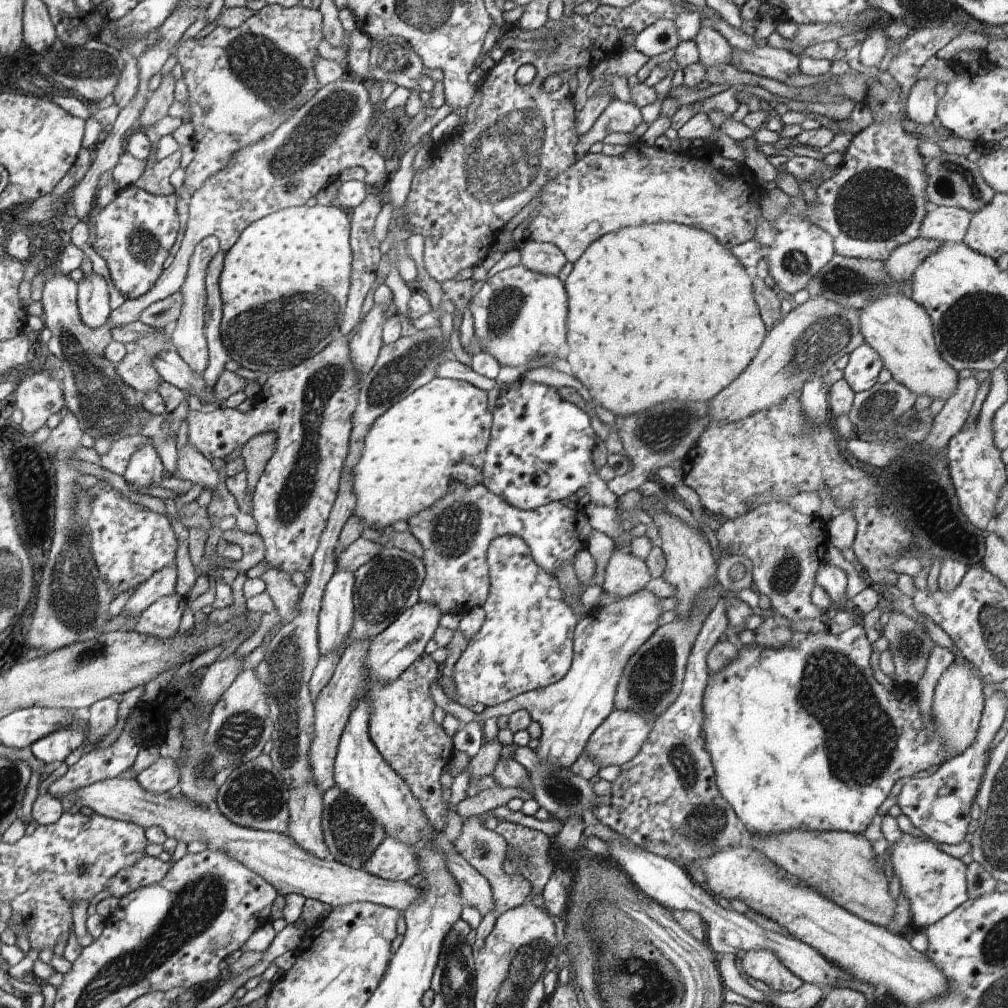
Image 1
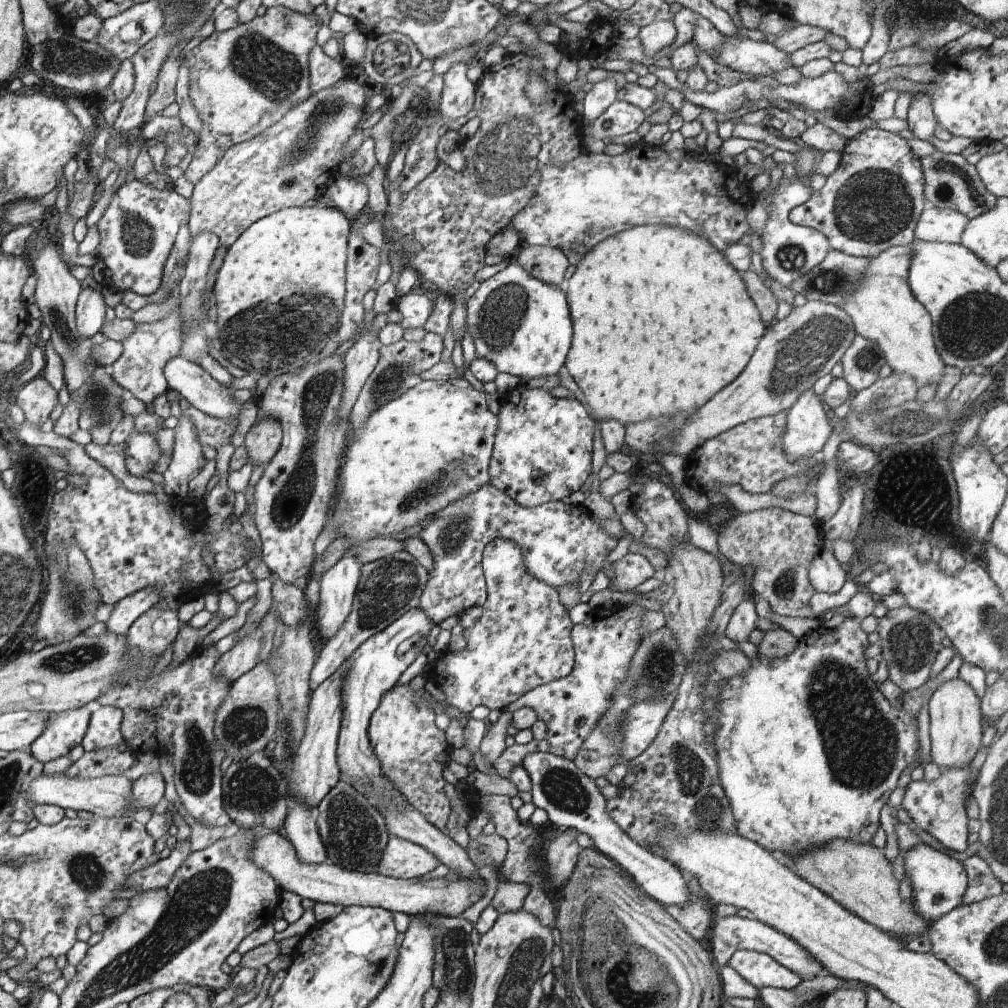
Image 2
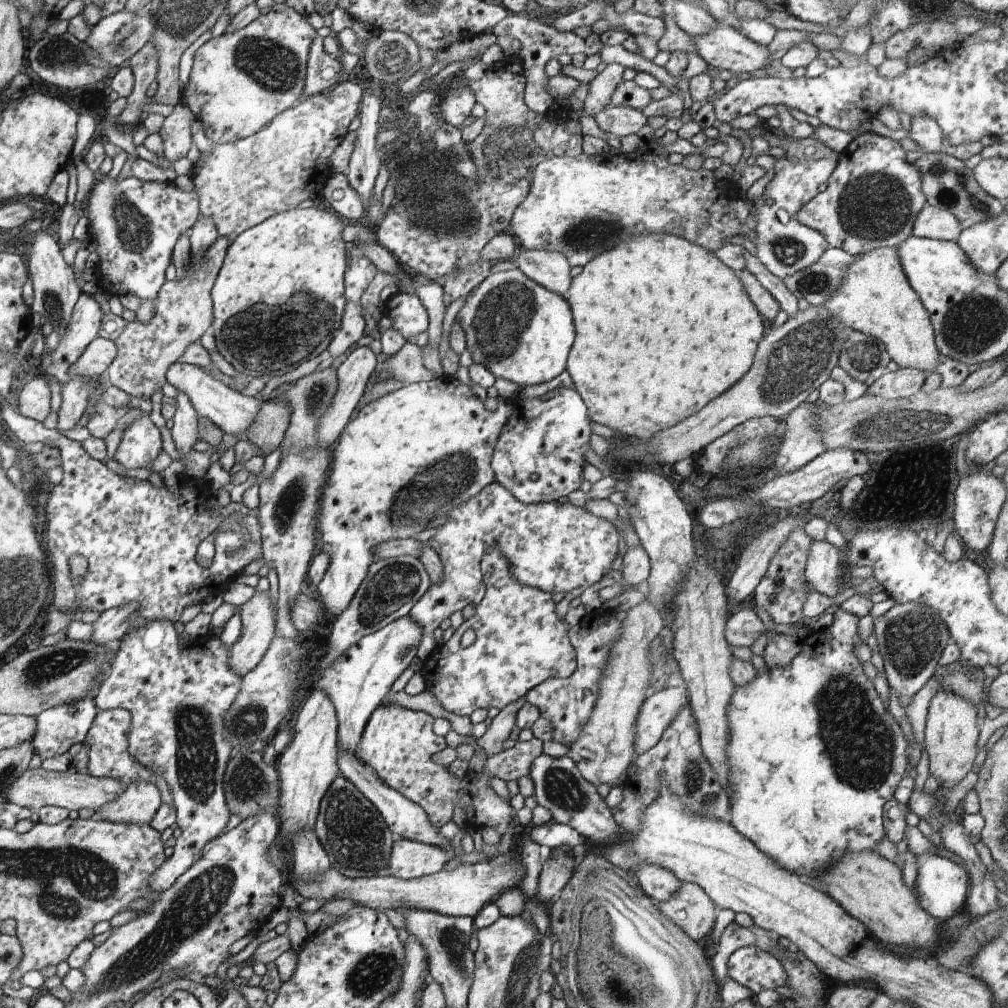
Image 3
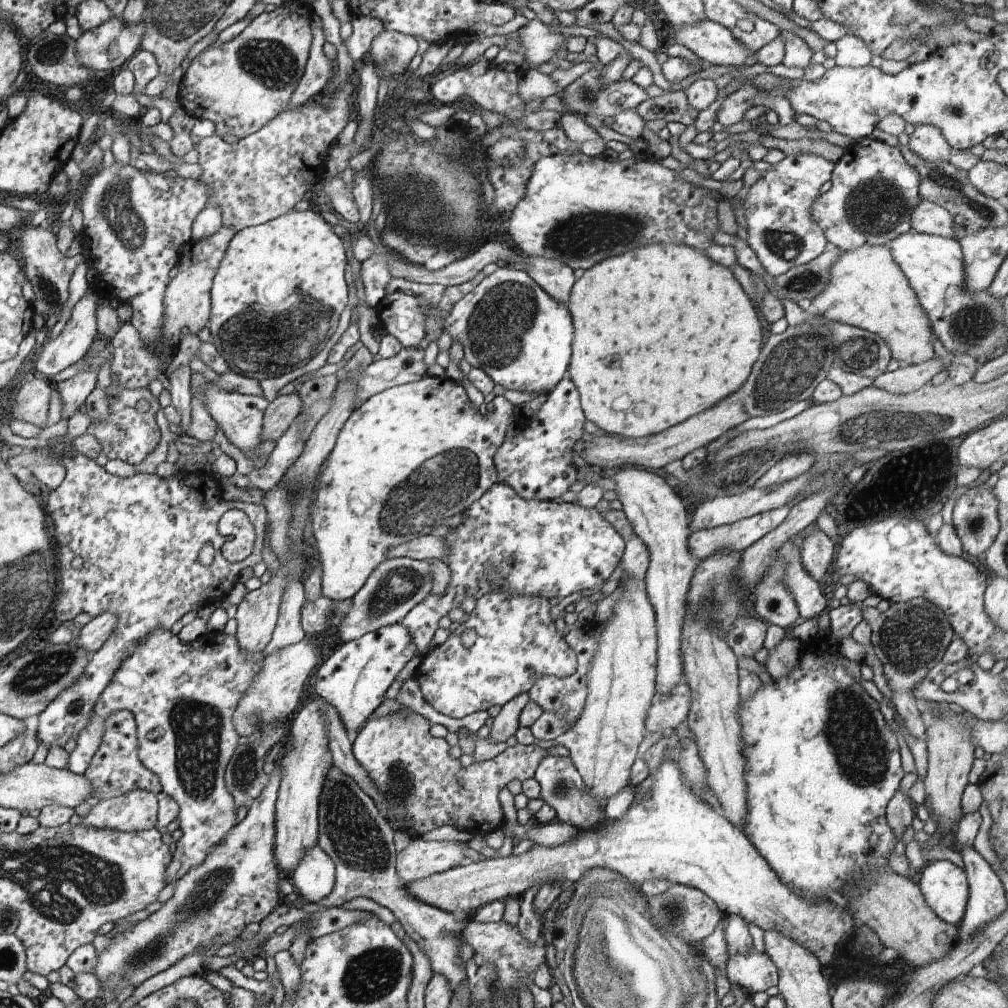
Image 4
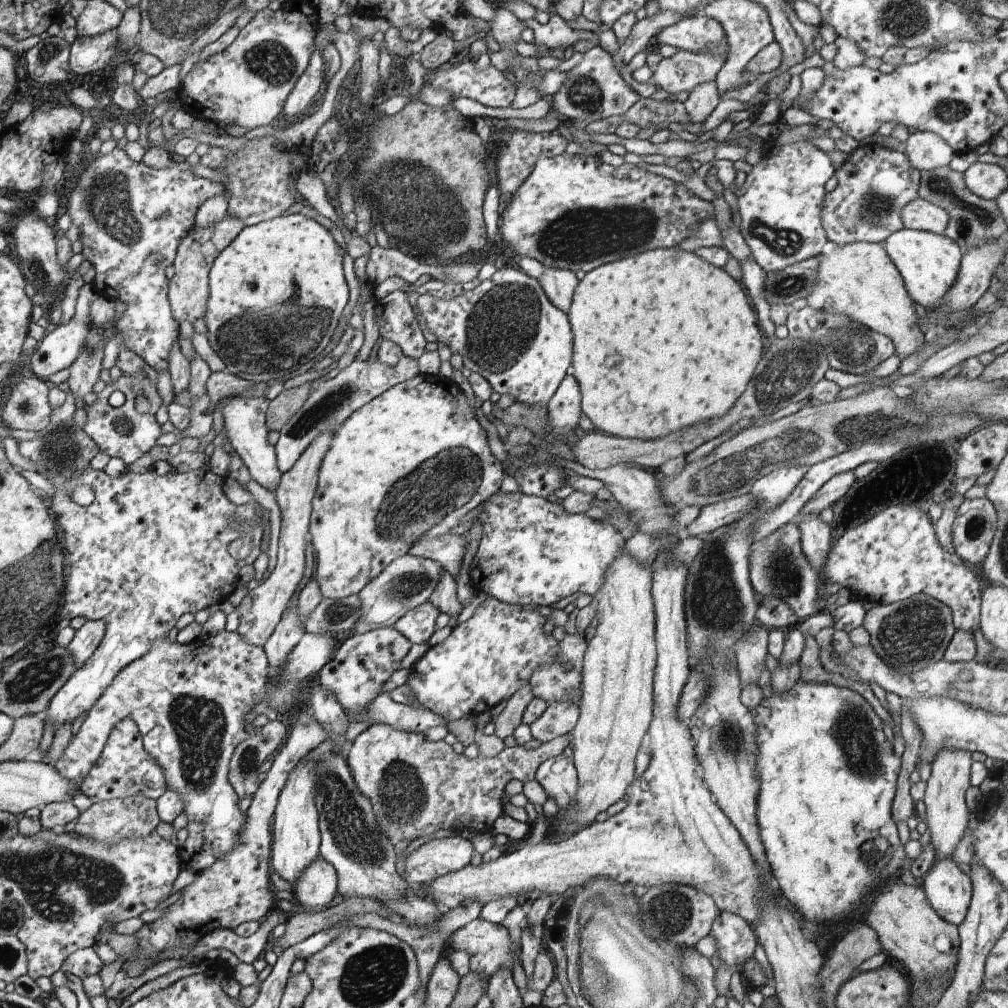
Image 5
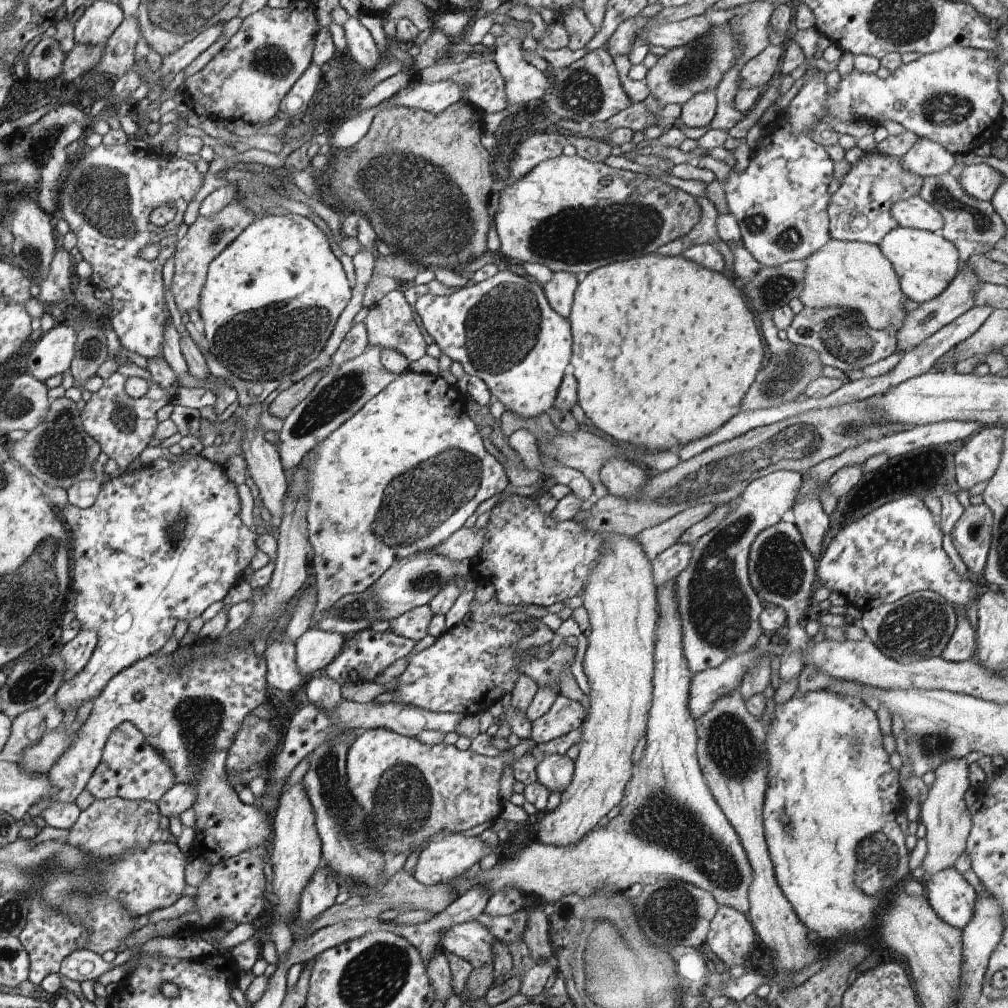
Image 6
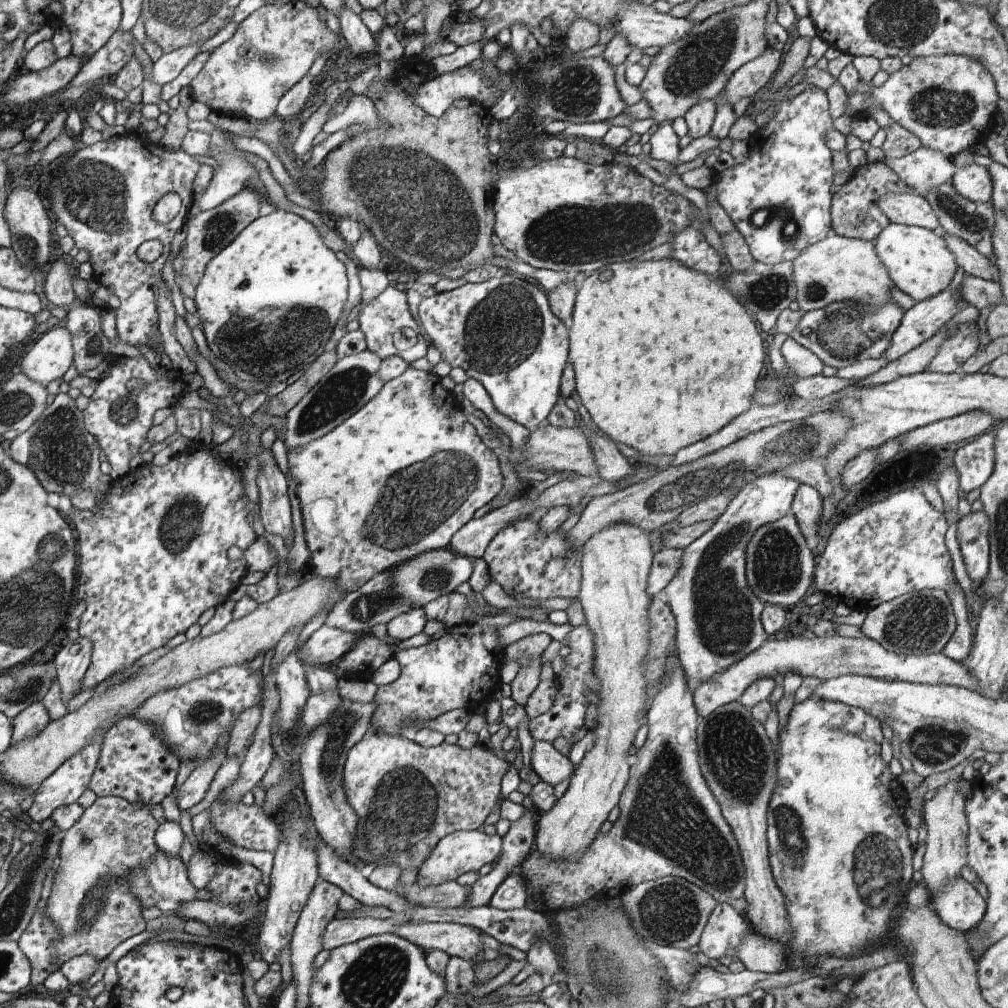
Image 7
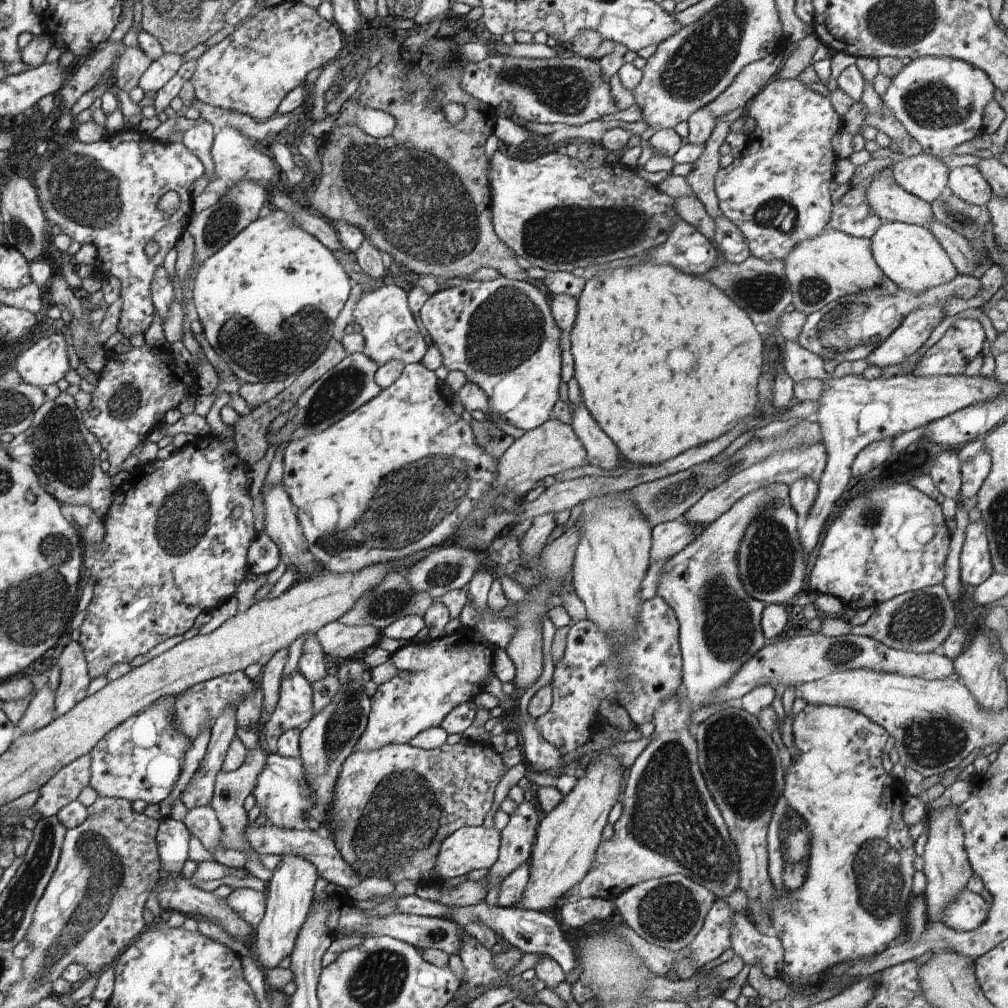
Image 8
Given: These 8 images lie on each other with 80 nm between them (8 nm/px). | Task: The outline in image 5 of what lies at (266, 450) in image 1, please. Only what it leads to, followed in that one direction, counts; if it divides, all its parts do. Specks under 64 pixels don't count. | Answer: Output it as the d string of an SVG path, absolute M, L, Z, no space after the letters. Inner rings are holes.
M306 385L284 389L270 401L266 413L266 426L269 431L279 431L306 402L311 390Z

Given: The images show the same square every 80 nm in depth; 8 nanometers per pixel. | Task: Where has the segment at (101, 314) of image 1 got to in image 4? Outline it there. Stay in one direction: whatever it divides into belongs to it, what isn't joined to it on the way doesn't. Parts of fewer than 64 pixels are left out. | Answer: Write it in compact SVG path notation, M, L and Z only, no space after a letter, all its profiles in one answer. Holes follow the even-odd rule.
M88 288L84 296L74 306L70 319L60 335L54 338L54 340L49 338L44 345L37 349L33 359L36 364L37 374L40 377L52 382L52 378L66 370L69 366L77 363L89 352L91 345L96 341L96 337L99 336L97 330L96 309L98 305L96 304L96 295L96 290Z

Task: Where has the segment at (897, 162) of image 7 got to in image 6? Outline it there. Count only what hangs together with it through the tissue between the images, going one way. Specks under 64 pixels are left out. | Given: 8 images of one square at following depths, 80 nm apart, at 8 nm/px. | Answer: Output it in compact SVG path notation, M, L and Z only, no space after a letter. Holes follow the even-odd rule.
M919 138L901 159L906 170L922 178L948 174L955 164L955 156L944 145L923 138Z

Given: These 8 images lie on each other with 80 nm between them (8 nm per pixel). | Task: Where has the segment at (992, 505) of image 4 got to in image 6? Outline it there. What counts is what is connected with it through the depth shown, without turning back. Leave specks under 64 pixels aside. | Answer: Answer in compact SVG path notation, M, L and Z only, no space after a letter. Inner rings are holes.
M984 502L970 504L963 510L951 531L954 548L968 571L979 574L986 566L994 518Z

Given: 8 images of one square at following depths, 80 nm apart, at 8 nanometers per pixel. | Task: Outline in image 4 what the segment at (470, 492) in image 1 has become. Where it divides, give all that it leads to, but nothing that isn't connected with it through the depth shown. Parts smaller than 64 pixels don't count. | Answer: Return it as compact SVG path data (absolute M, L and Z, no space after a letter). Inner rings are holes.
M500 482L494 483L463 515L463 522L443 537L443 544L448 552L443 561L451 572L447 589L442 594L431 592L422 602L411 608L400 622L410 631L422 658L432 649L432 637L439 628L440 618L444 618L452 609L462 606L463 600L473 598L477 601L494 589L507 593L536 595L549 600L554 596L564 598L580 590L598 588L615 572L614 569L625 549L623 536L598 510L564 501L558 504L554 501L526 500L518 496L510 485ZM488 565L494 565L496 570L486 568Z

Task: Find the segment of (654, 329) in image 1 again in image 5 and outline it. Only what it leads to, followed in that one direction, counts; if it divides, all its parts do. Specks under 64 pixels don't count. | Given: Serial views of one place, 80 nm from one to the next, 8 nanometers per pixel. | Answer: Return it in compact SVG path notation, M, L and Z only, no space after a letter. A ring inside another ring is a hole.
M674 247L640 251L640 254L628 255L626 258L600 265L587 272L576 285L567 317L573 334L571 365L581 392L582 412L590 418L595 428L615 437L657 439L676 431L685 431L685 428L693 427L693 424L726 415L734 401L738 400L744 392L765 351L764 338L760 334L756 314L748 303L740 283L726 273L725 269L706 262L693 251L674 250Z

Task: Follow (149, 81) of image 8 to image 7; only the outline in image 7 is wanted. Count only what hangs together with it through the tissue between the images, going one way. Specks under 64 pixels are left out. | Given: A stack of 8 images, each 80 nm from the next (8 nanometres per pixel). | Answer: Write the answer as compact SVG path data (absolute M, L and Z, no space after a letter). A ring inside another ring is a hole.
M202 43L164 53L159 60L154 62L149 74L149 80L161 86L175 80L180 75L180 72L196 58L200 48L202 48Z

